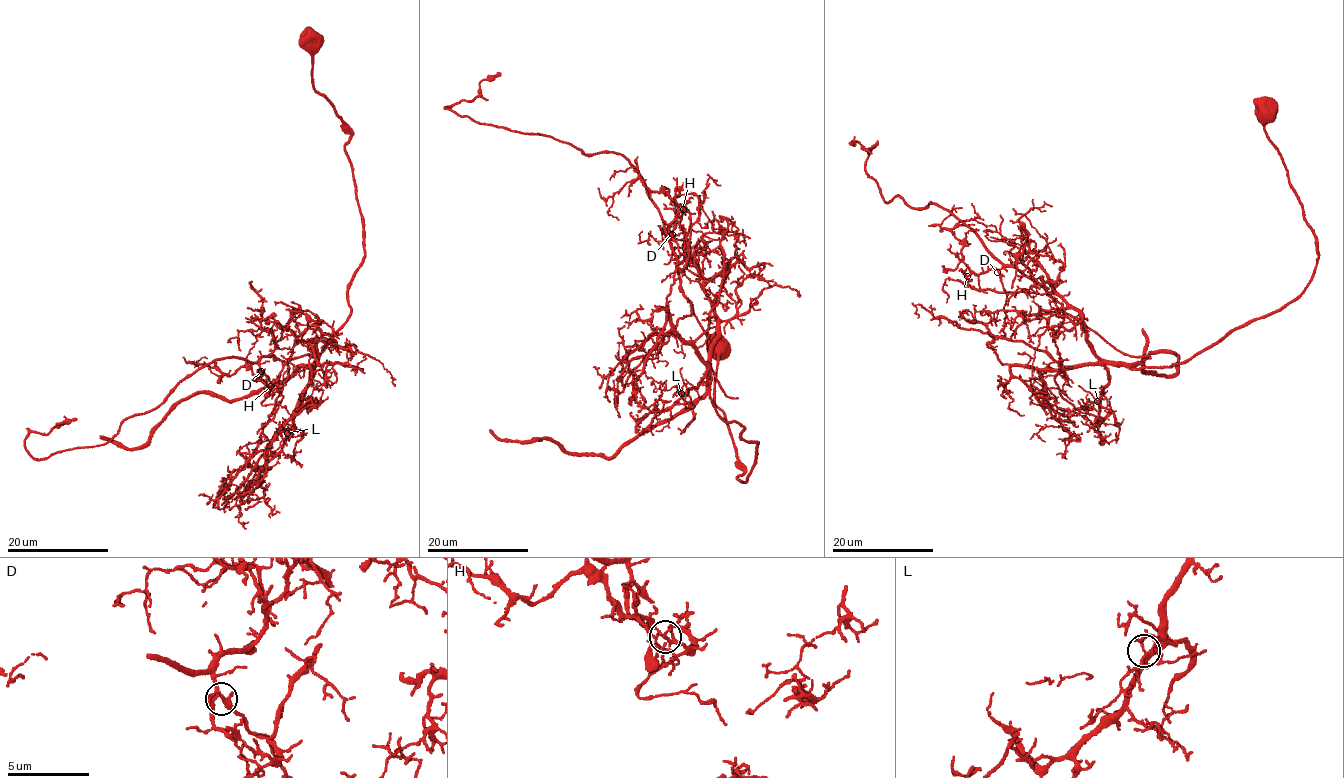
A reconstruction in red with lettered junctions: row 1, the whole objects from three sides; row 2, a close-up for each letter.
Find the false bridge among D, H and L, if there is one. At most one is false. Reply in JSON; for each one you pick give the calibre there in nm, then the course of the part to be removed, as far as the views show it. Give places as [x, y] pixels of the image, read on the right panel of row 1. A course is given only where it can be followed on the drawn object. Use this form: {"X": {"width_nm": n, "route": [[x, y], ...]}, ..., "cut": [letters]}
{"H": {"width_nm": 170, "route": [[967, 276], [1001, 265], [938, 204], [884, 201], [866, 168], [874, 145], [867, 152], [850, 143]]}, "cut": ["H"]}

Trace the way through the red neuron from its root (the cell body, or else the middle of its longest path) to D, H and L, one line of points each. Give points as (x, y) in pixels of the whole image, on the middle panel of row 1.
D: (720, 347), (714, 400), (743, 483), (757, 442), (708, 394), (718, 319), (672, 234)
H: (720, 347), (714, 400), (743, 483), (757, 444), (708, 394), (718, 319), (688, 257), (683, 209)
L: (720, 347), (714, 400), (744, 483), (757, 442), (717, 413), (708, 371), (681, 393)

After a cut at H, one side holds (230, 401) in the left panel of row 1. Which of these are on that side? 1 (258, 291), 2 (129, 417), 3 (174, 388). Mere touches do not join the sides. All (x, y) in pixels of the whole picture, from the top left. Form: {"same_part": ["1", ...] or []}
{"same_part": []}

